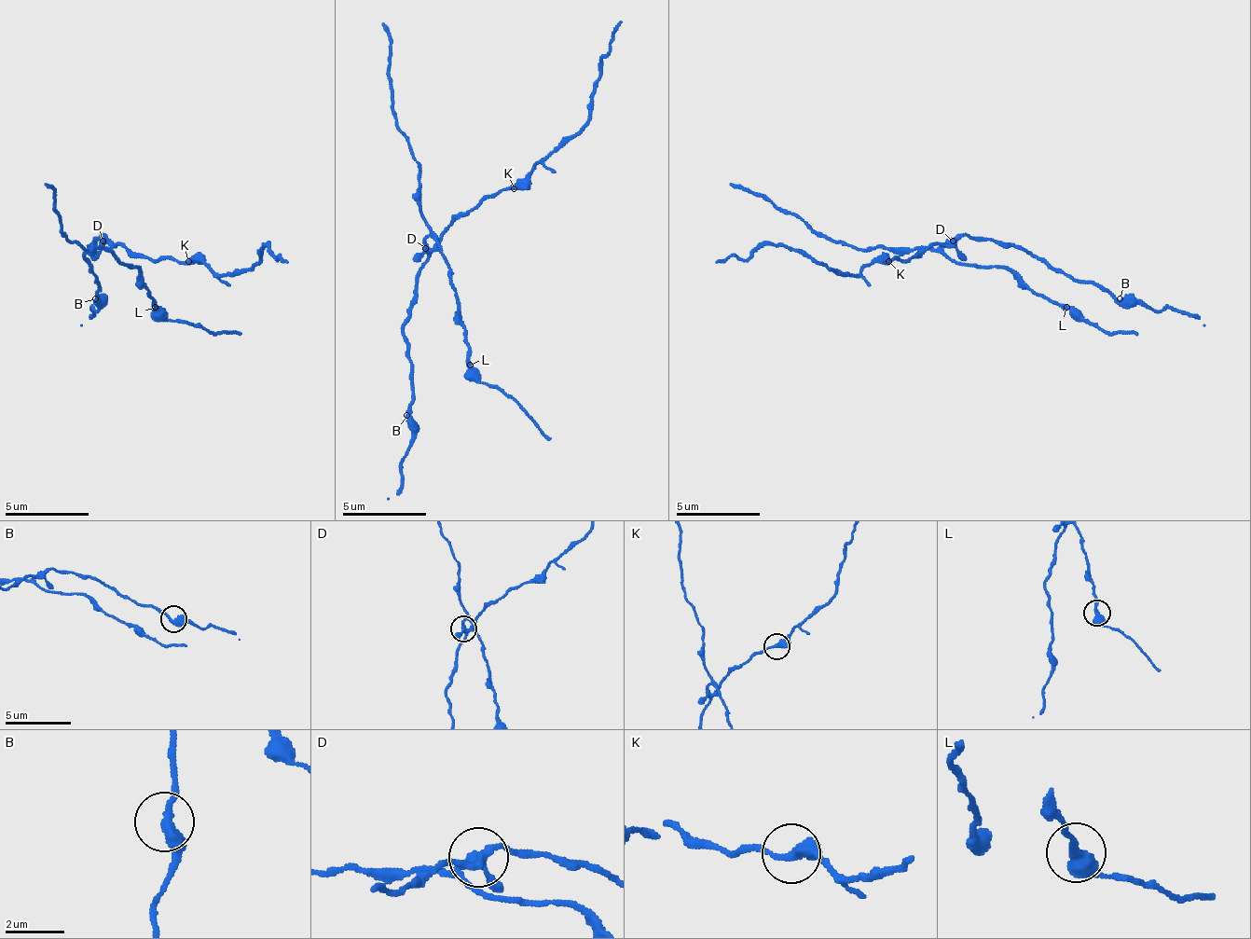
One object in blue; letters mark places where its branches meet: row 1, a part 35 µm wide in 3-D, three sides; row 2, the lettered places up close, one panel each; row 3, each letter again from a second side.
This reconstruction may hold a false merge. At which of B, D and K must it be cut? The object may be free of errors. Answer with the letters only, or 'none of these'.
D

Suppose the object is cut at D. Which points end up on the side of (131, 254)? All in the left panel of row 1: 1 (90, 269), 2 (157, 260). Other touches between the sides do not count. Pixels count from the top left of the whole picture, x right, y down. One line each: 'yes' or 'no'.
1: yes
2: yes

